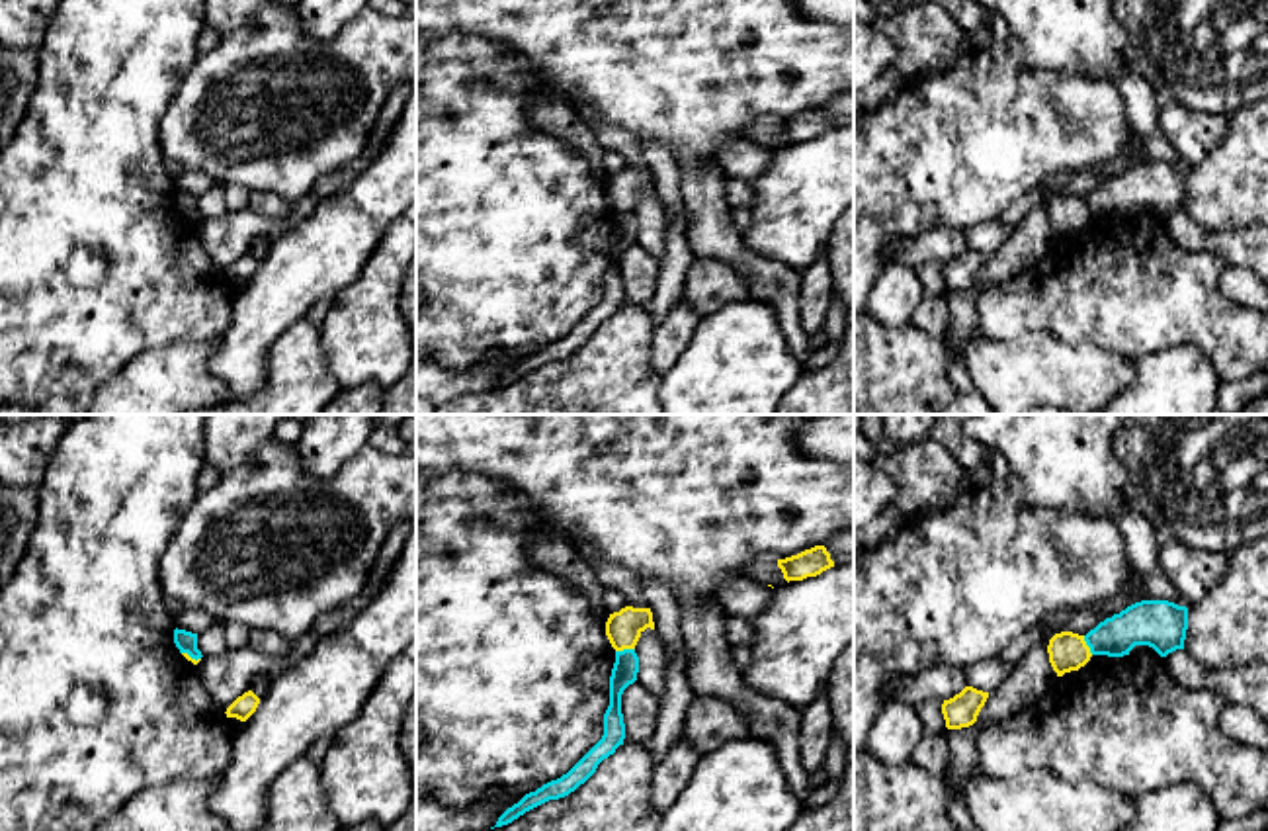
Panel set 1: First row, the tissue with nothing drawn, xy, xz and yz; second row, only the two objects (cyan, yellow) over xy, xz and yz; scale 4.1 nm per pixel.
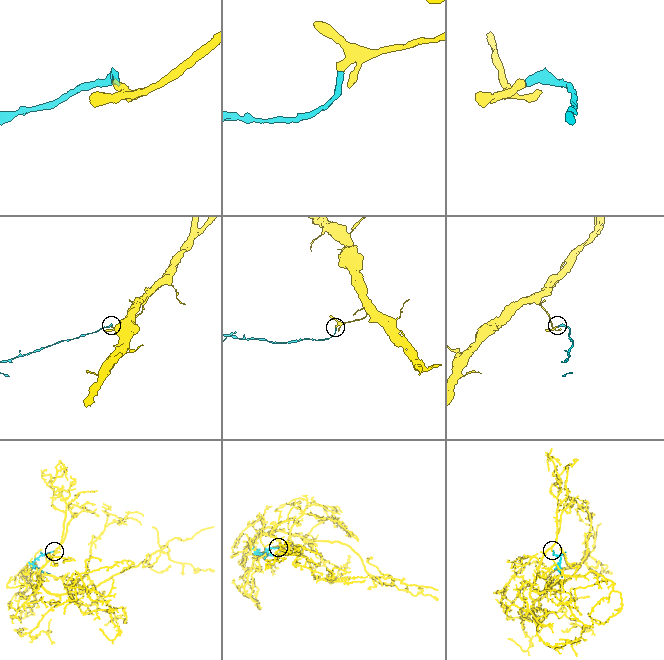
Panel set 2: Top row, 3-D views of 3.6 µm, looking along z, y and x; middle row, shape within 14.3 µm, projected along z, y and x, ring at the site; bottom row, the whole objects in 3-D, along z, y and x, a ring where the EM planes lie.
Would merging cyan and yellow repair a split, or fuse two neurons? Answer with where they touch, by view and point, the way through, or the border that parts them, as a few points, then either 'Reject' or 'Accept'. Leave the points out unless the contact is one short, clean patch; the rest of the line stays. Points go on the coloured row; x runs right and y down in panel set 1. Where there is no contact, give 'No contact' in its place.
Touches cyan at xz (624, 650). Boundary: xz (634, 648), (616, 652). Reject

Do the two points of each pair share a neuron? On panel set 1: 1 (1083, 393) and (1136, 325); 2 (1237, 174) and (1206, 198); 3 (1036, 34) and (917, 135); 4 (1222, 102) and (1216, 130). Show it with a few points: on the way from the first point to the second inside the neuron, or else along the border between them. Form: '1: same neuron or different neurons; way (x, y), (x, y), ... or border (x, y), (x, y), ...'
1: different neurons; border (1069, 339), (1091, 339), (1134, 360)
2: same neuron; way (1229, 182), (1214, 198)
3: different neurons; border (1013, 36), (1028, 69), (1059, 71)
4: different neurons; border (1175, 102), (1192, 110), (1220, 114), (1225, 120)

